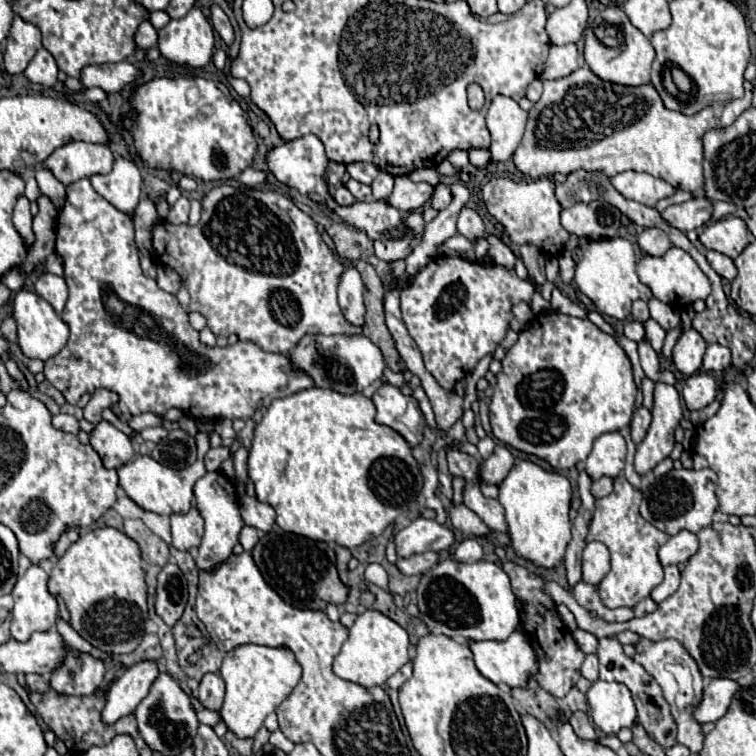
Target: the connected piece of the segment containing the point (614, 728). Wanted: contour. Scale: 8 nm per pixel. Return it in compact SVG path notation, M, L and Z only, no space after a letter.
M597 679L587 691L587 701L595 725L607 735L615 735L621 727L633 727L637 721L631 691L623 683Z

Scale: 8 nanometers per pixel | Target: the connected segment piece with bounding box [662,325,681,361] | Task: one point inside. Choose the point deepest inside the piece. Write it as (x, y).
(672, 335)

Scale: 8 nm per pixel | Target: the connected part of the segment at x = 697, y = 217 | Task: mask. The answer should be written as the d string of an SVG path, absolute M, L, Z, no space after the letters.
M695 195L689 201L679 203L679 205L671 205L663 211L663 217L673 227L677 227L685 233L709 223L711 215L713 215L713 201L707 199L705 195Z

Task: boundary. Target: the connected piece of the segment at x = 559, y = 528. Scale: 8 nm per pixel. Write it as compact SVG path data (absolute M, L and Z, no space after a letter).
M521 459L513 465L509 475L499 483L499 503L505 509L509 537L517 555L547 569L561 563L571 541L569 501L571 485L567 477L555 471L545 471L527 459Z

